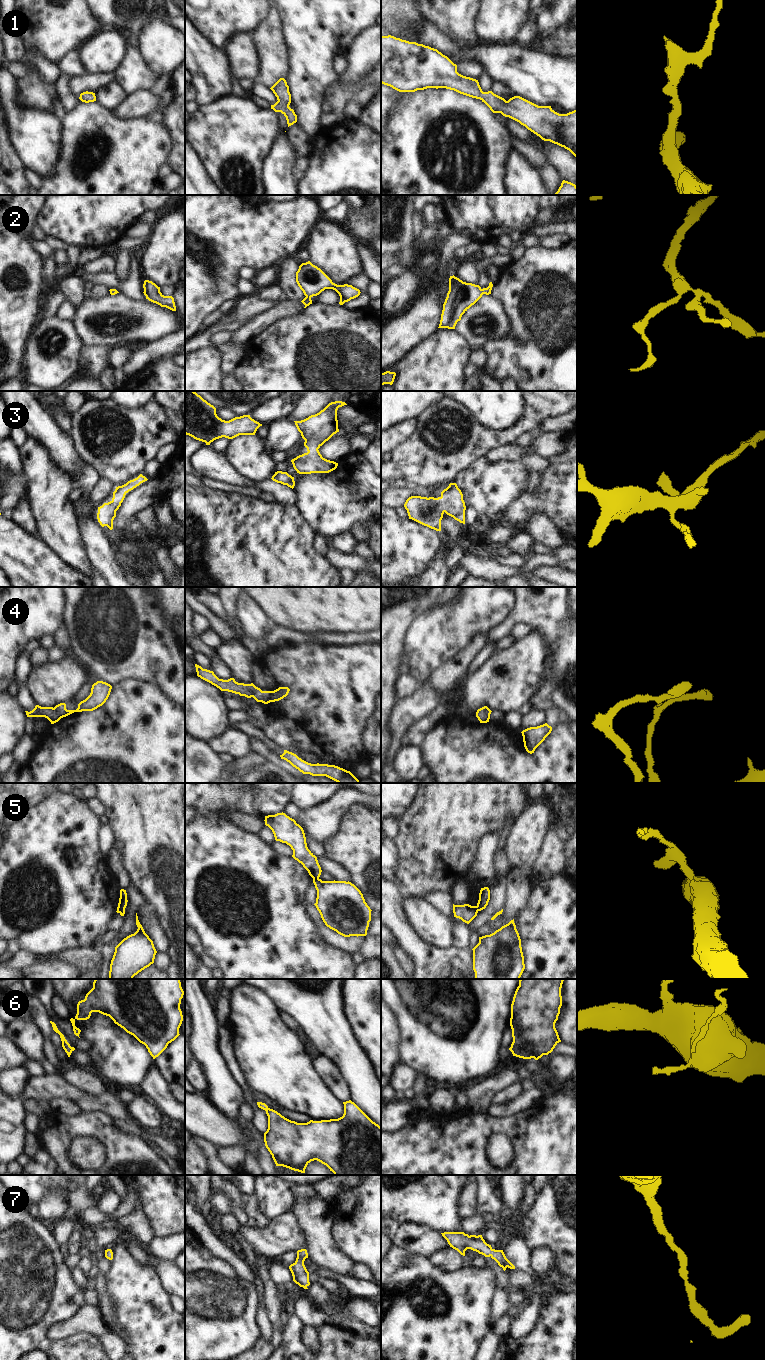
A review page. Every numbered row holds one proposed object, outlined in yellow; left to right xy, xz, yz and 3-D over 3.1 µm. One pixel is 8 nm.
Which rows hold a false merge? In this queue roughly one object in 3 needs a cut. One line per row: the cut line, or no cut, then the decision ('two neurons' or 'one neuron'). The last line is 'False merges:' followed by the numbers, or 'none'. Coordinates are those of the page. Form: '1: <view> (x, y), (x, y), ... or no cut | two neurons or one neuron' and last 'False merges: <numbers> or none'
1: no cut | one neuron
2: no cut | one neuron
3: no cut | one neuron
4: no cut | one neuron
5: xz (318, 878), (313, 880) | two neurons
6: xz (268, 1108), (265, 1110) | two neurons
7: no cut | one neuron
False merges: 5, 6

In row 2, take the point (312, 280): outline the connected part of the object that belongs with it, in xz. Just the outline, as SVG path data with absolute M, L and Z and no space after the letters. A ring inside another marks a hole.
M310 261L302 263L296 272L296 282L306 296L301 302L304 308L312 304L311 298L319 295L325 289L333 289L340 296L340 305L360 295L360 290L352 285L337 285L317 266Z

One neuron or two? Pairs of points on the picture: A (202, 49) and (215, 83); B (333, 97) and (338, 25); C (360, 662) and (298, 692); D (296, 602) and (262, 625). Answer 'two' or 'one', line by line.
A: one
B: two
C: one
D: two

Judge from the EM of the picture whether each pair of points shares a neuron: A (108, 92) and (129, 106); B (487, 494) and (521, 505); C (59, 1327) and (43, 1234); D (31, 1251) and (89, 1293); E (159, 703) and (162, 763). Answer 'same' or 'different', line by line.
A: different
B: different
C: different
D: different
E: same

